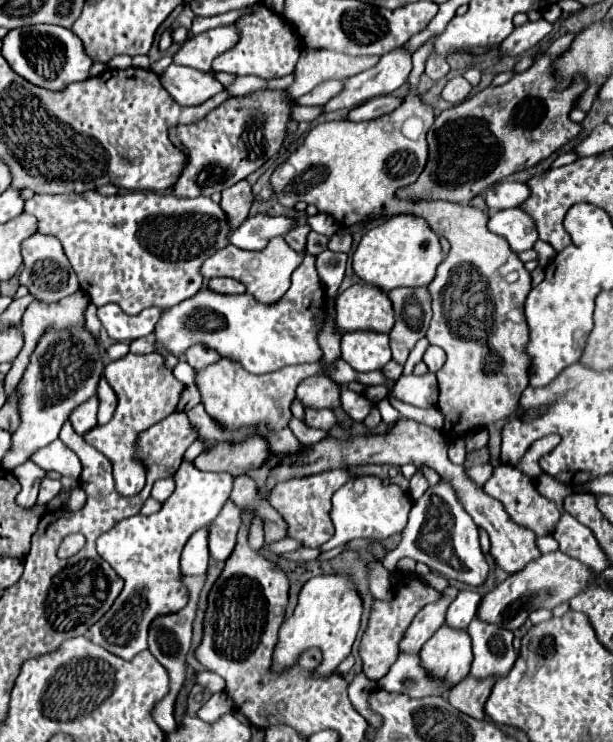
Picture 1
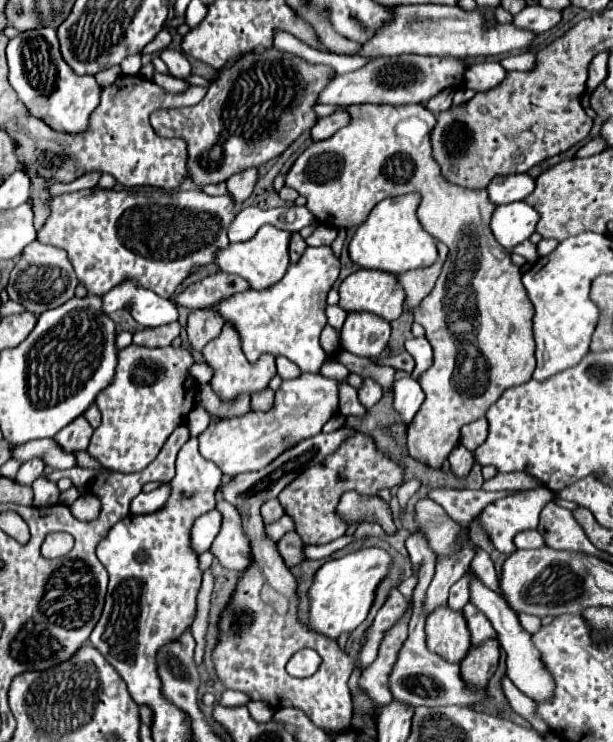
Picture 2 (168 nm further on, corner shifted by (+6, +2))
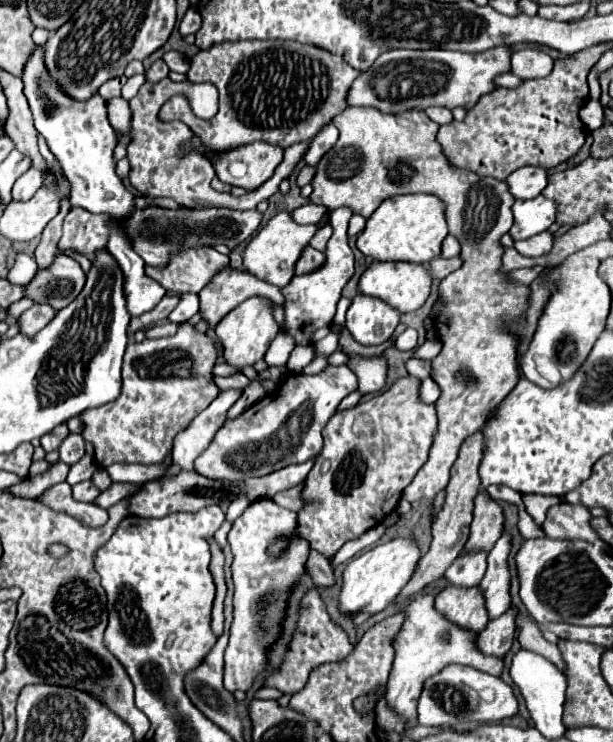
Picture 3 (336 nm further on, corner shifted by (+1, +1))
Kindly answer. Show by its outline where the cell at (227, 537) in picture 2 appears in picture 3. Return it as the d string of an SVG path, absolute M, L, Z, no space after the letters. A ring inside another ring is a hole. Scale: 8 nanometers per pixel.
M272 500L252 502L240 518L232 524L228 532L228 544L234 554L232 576L234 576L234 622L230 628L230 642L224 654L224 686L226 690L246 692L252 684L252 678L264 668L266 646L276 638L278 624L272 622L278 612L284 612L288 588L304 574L304 562L308 558L308 542L298 534L296 512L286 510ZM284 538L286 548L272 556L268 548Z

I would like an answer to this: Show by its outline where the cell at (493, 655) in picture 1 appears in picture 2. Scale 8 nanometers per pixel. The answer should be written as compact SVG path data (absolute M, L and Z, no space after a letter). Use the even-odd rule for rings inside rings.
M469 601L469 605L465 605L463 609L463 615L469 623L469 631L471 631L471 643L473 647L477 647L481 641L489 639L489 637L495 637L495 629L489 625L489 619Z

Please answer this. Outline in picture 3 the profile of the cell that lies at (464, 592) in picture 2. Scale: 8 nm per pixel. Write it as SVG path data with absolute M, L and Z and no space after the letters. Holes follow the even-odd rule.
M474 554L474 558L456 558L444 576L452 586L474 588L480 584L486 572L486 556L488 554Z

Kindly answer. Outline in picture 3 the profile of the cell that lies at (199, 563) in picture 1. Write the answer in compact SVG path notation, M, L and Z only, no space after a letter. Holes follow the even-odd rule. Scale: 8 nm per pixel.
M240 496L240 498L236 498L230 506L228 506L228 512L226 512L226 520L228 522L234 522L246 508L248 508L248 498L244 498L244 496Z

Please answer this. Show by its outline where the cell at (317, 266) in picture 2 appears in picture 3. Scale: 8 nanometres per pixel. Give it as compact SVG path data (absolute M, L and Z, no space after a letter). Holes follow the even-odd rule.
M338 208L330 214L330 226L334 228L334 234L326 244L324 264L320 268L316 268L314 272L294 276L282 288L282 294L284 294L284 324L280 328L282 328L282 332L288 332L296 340L296 344L302 344L302 346L314 344L314 332L322 326L332 324L332 318L336 314L336 304L342 296L342 288L346 286L346 282L354 274L354 254L348 246L348 236L346 236L350 216L352 216L352 212L346 210L346 208Z

